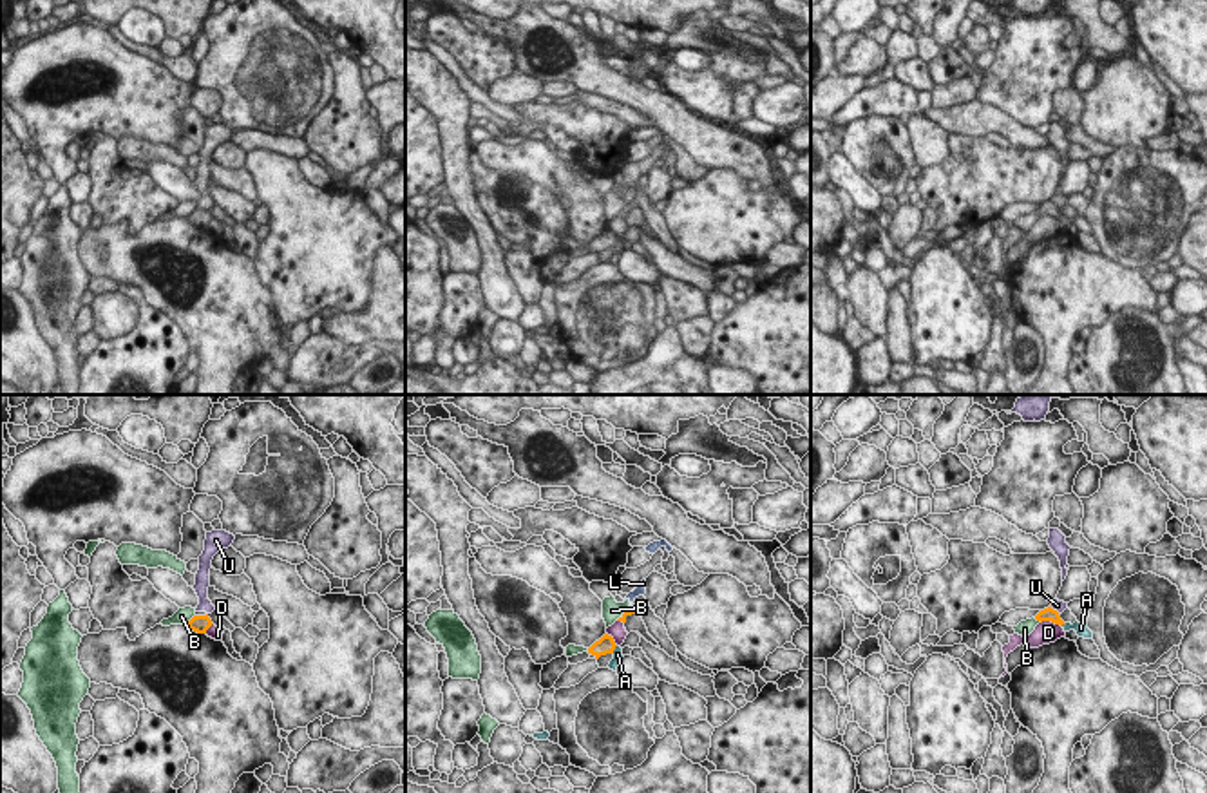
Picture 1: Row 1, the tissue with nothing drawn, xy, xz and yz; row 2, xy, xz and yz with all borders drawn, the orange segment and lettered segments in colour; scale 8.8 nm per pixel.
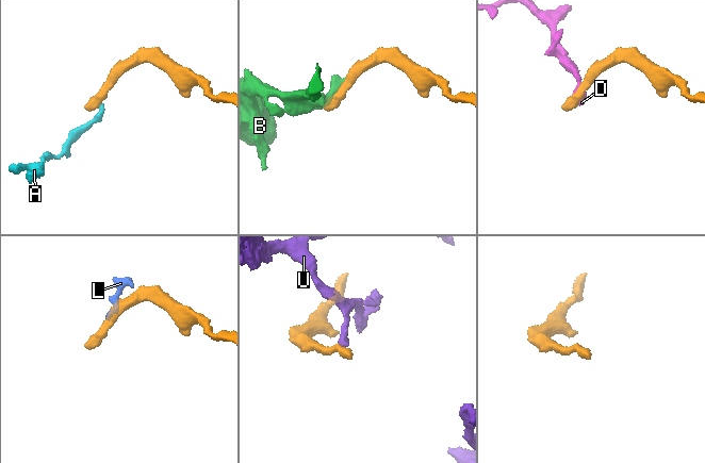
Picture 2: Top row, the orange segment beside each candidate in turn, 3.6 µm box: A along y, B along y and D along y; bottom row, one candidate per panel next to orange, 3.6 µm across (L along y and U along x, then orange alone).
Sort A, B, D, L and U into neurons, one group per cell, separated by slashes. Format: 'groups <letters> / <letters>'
groups A D / B L / U

